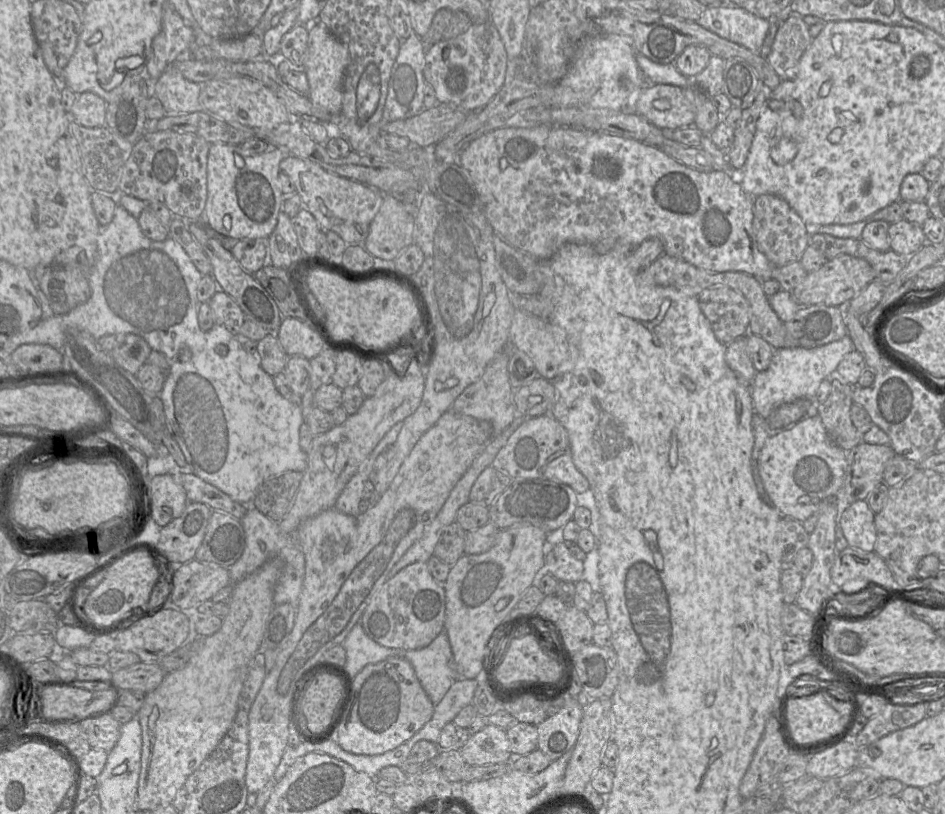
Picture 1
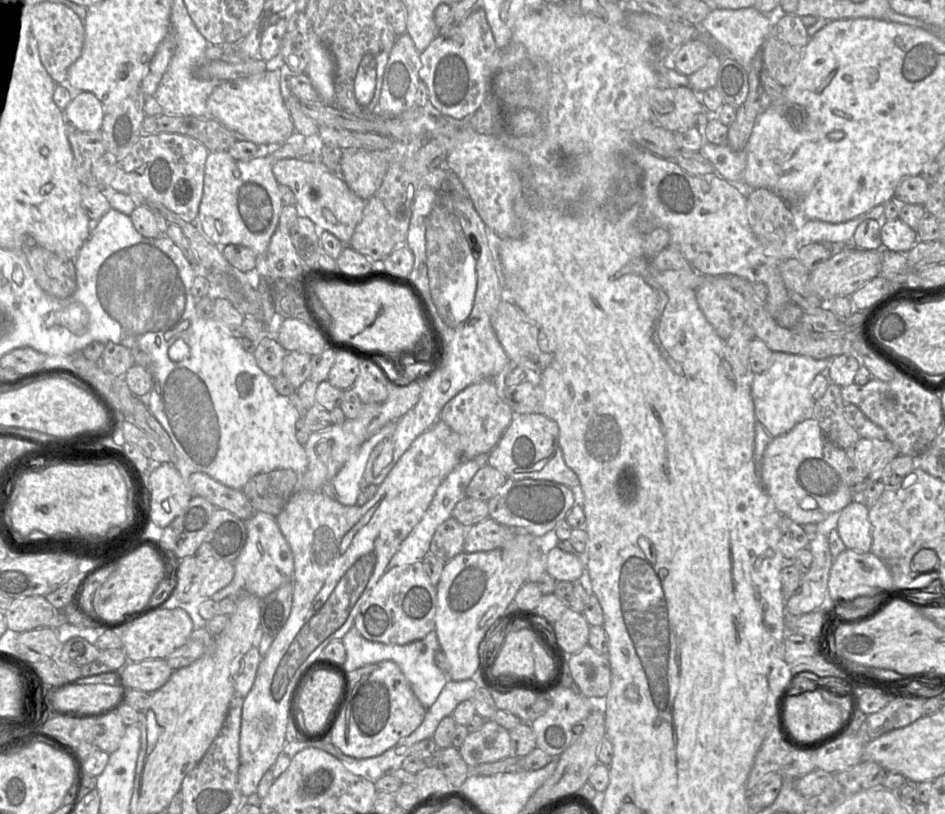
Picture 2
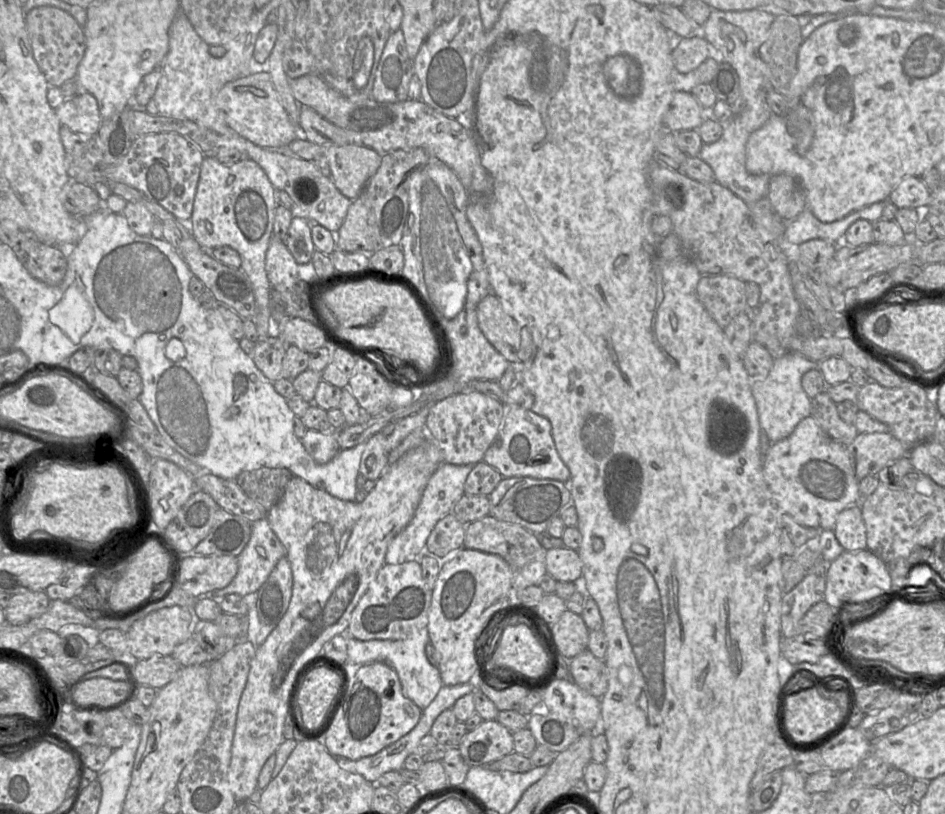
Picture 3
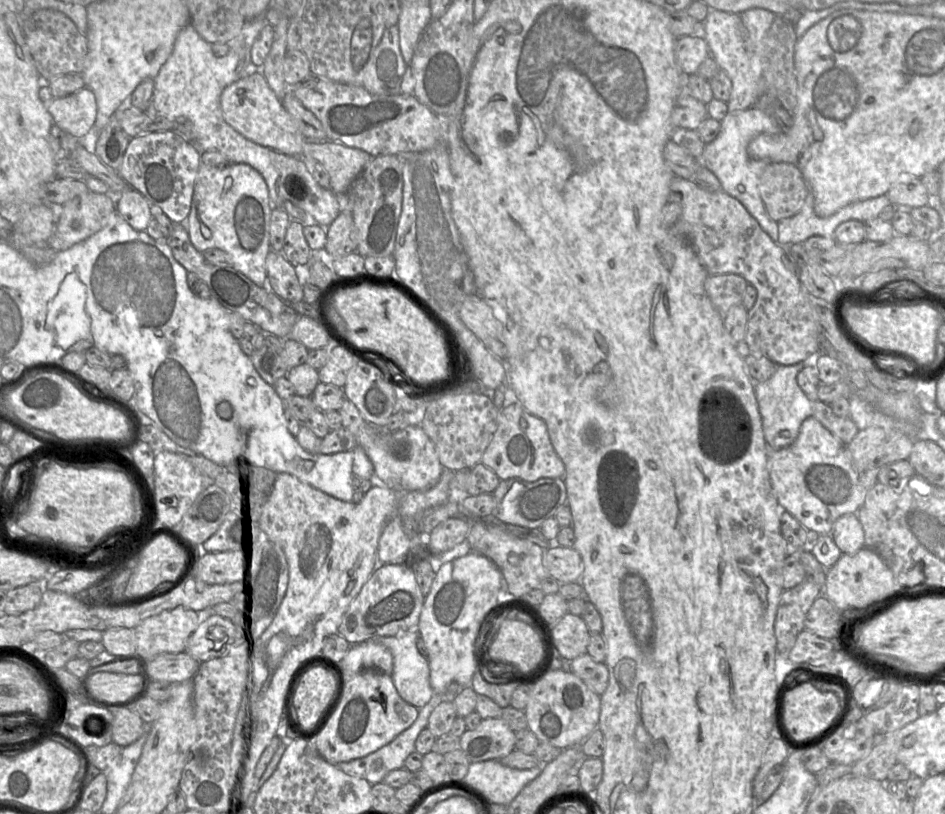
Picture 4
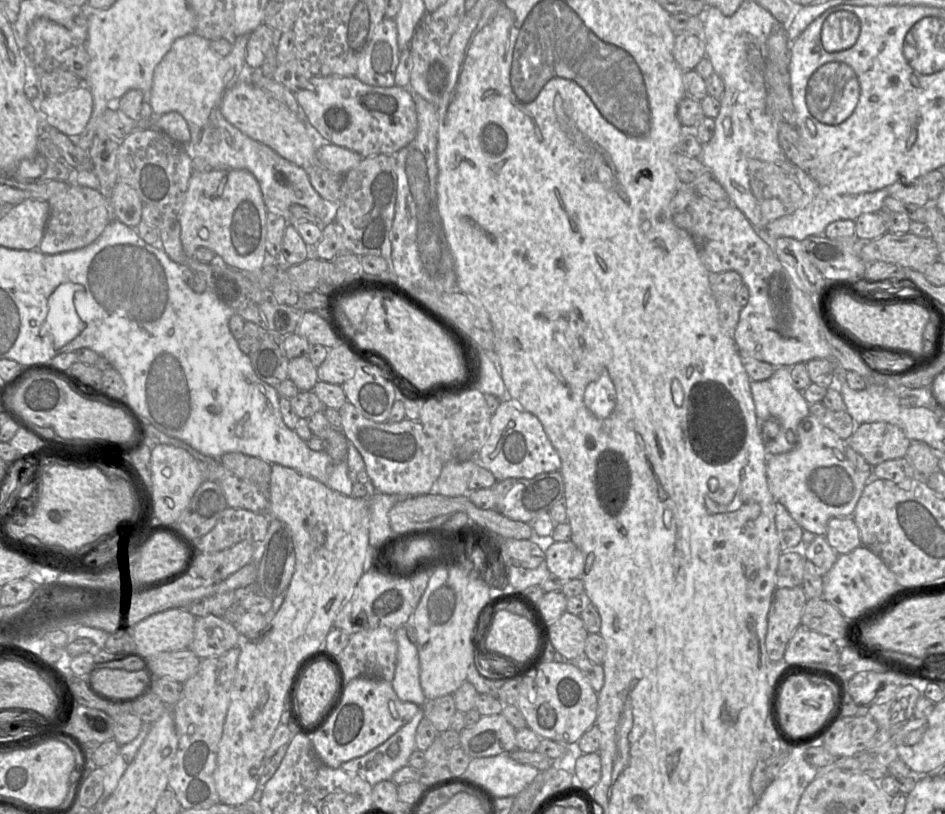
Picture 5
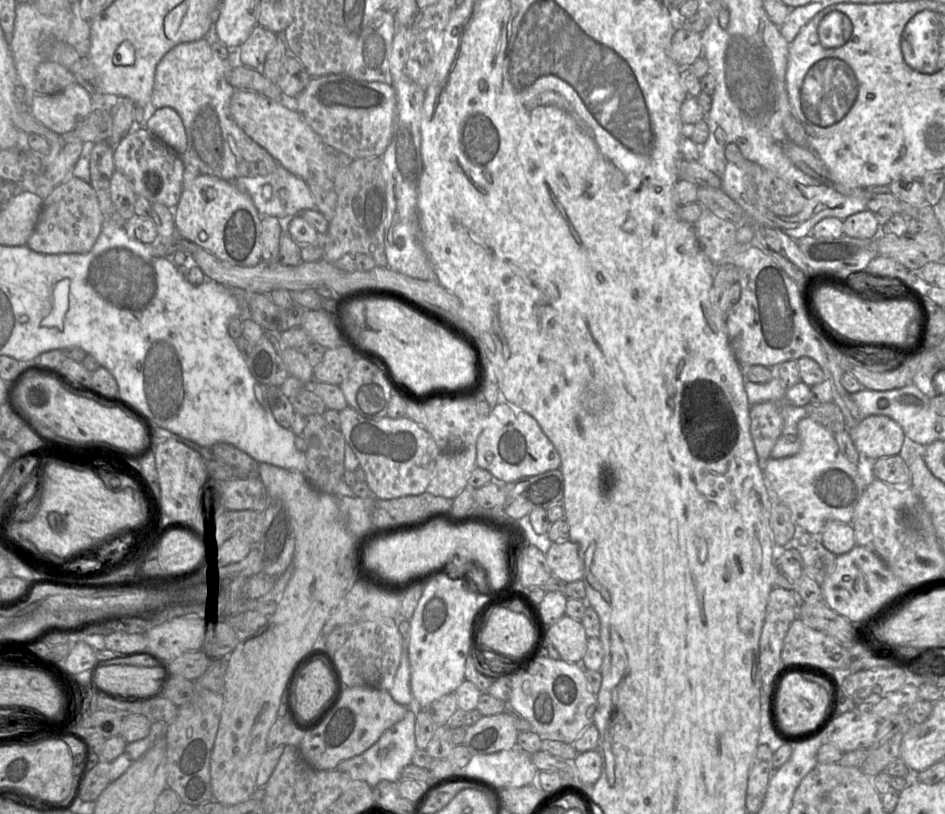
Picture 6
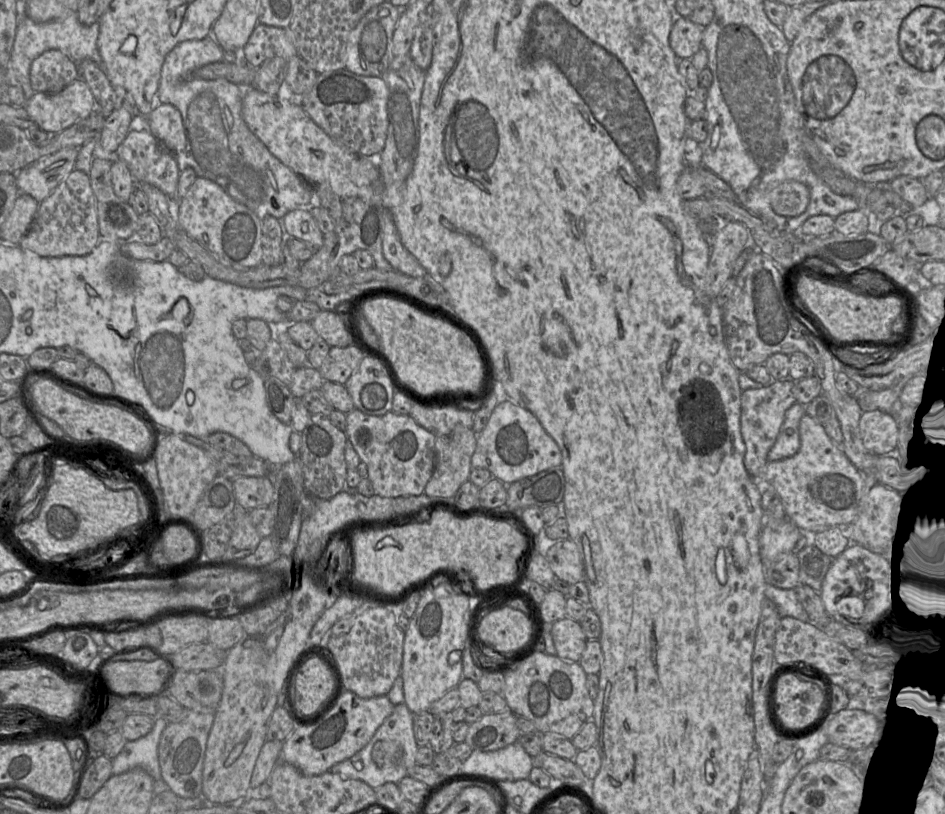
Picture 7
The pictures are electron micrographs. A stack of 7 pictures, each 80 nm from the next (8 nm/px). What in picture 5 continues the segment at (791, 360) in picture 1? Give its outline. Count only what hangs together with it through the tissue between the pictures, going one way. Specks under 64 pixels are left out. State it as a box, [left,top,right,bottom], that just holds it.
[750,366,809,456]

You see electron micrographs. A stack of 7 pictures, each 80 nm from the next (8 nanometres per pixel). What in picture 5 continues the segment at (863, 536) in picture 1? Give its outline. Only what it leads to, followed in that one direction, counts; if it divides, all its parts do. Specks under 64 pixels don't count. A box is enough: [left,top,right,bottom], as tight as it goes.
[825,517,861,555]

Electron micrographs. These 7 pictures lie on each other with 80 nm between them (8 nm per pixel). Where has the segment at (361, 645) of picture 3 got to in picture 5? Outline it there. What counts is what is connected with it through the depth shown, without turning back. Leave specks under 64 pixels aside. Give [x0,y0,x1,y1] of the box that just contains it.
[392,626,427,706]

